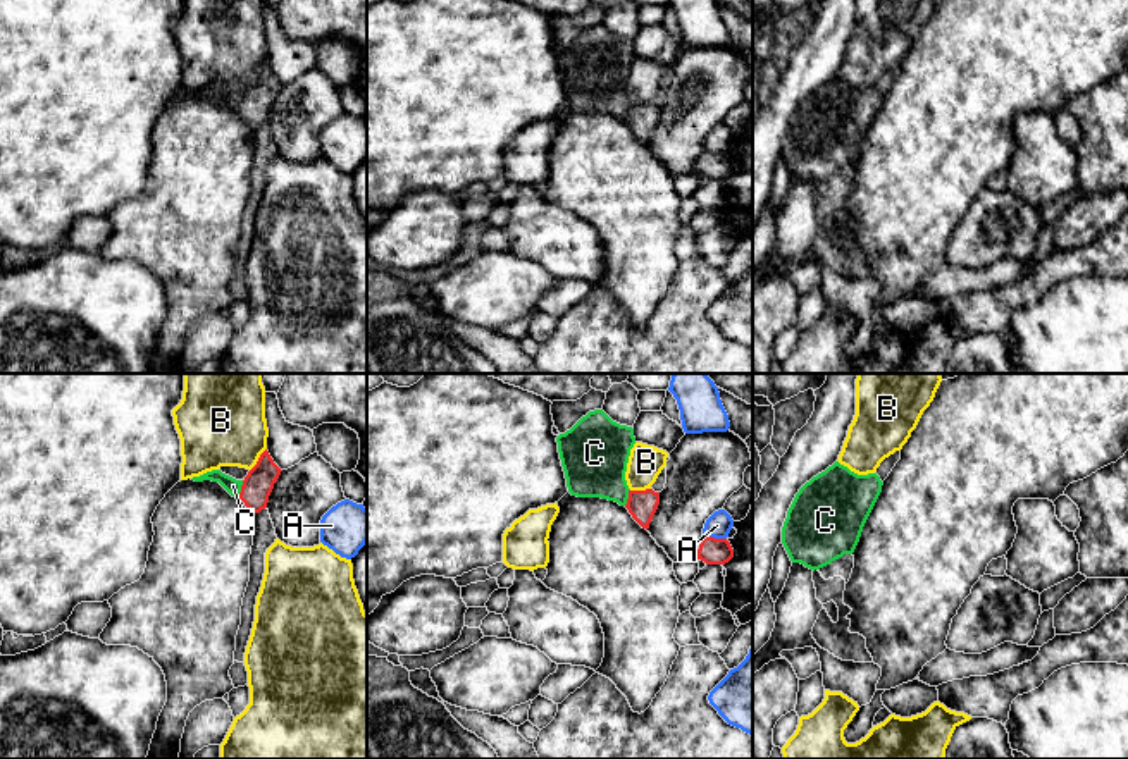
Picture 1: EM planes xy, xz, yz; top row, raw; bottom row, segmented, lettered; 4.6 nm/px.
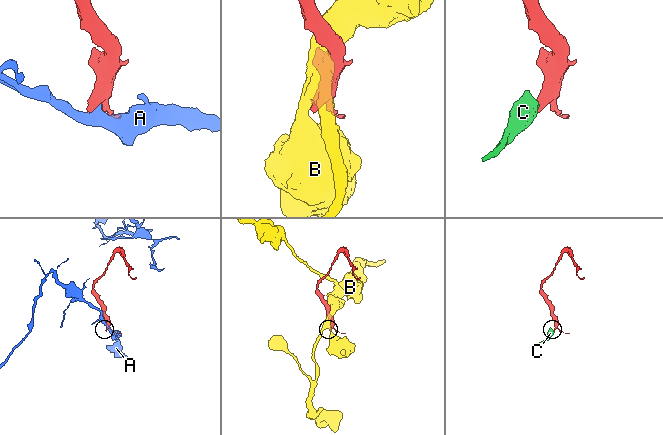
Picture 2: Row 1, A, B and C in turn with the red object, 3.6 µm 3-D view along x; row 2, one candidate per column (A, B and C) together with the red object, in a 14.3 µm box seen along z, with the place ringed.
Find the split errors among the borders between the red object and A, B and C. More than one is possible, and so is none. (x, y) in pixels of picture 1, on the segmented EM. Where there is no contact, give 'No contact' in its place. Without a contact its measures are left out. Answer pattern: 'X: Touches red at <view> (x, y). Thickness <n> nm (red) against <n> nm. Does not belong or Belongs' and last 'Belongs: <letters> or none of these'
A: Touches red at xz (713, 537). Thickness 130 nm (red) against 120 nm. Does not belong
B: Touches red at xy (259, 460). Thickness 140 nm (red) against 420 nm. Does not belong
C: Touches red at xy (241, 489). Thickness 140 nm (red) against 70 nm. Belongs
Belongs: C

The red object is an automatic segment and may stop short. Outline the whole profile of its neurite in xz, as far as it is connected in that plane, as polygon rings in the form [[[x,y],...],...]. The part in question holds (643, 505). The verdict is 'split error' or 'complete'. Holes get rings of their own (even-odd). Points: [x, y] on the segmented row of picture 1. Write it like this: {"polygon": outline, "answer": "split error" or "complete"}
{"polygon": [[[594,410],[560,434],[556,442],[572,496],[615,501],[625,506],[642,528],[649,528],[660,492],[630,491],[627,485],[627,463],[635,444],[632,427],[613,422],[603,410]]], "answer": "split error"}

